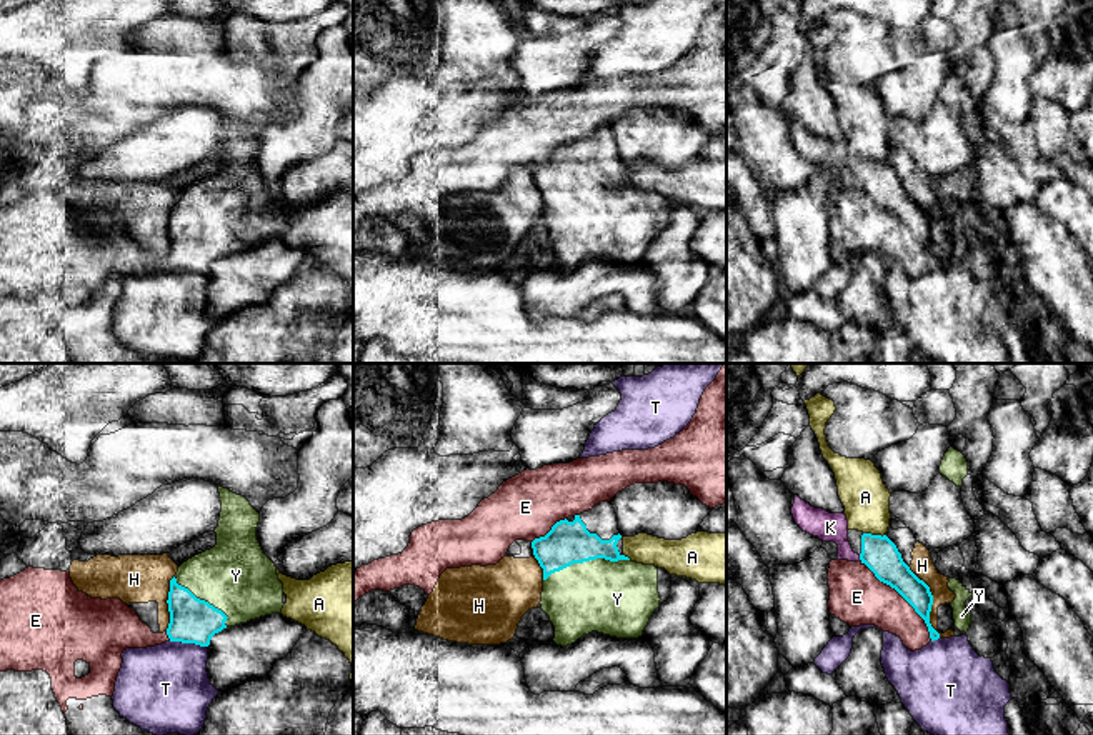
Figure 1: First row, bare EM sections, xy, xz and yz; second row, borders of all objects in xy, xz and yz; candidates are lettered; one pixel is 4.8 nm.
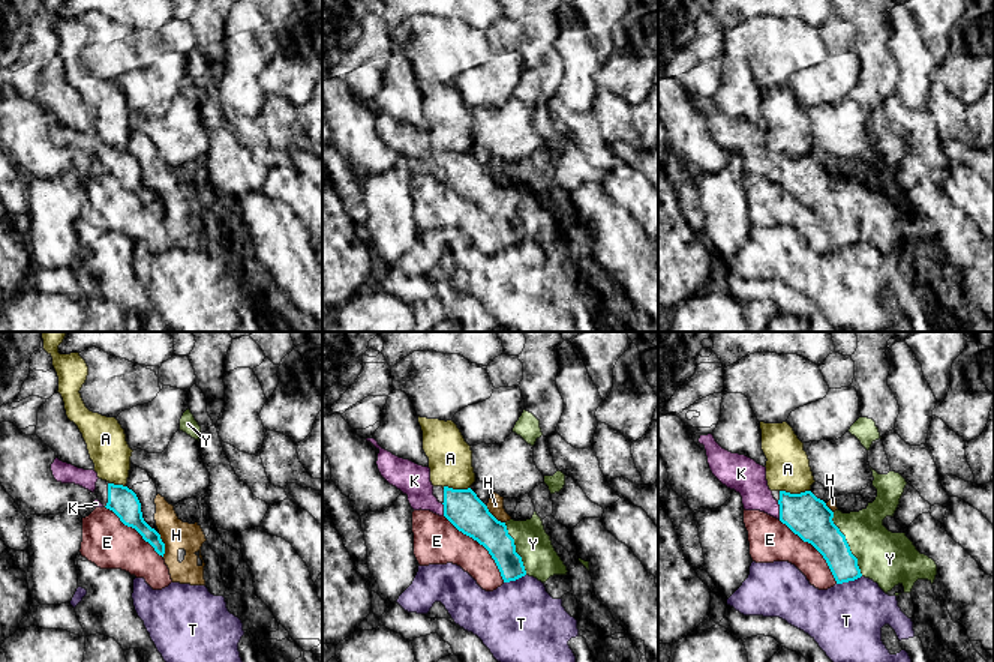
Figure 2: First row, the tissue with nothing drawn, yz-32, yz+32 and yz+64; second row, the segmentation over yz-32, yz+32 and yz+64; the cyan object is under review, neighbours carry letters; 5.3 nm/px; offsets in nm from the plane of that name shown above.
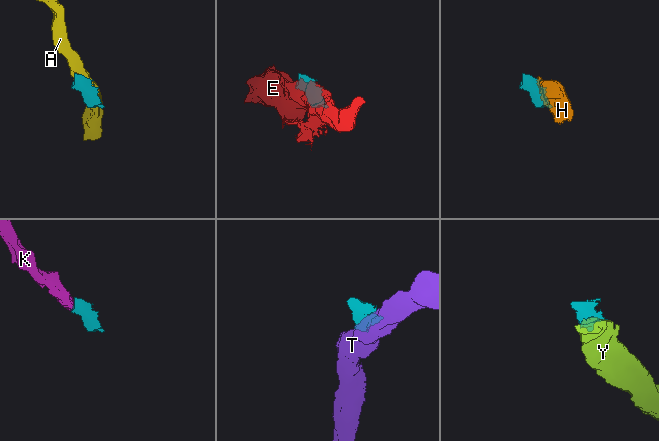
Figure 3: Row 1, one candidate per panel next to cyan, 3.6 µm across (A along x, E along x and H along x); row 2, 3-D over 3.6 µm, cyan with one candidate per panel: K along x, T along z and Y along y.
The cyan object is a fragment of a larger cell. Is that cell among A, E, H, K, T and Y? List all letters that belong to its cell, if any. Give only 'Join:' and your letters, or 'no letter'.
Join: K, Y

